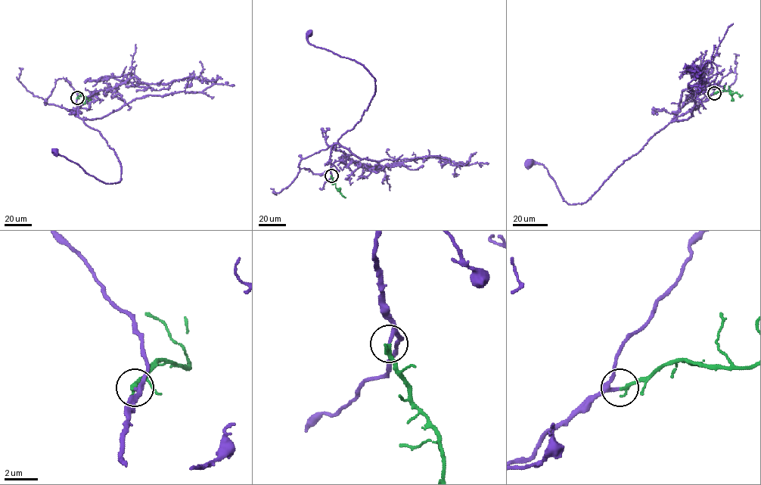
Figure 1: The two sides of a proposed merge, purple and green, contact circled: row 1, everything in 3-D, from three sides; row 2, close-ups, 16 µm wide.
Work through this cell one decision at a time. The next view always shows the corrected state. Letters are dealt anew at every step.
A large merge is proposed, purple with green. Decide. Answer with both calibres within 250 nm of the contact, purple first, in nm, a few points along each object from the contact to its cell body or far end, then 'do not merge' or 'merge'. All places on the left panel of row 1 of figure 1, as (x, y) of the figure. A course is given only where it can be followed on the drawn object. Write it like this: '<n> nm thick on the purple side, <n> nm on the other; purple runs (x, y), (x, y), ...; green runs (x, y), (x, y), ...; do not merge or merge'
170 nm thick on the purple side, 260 nm on the other; purple runs (77, 97), (76, 115), (97, 129), (114, 150), (120, 180), (106, 183), (97, 179), (56, 150); green runs (77, 97), (82, 95), (89, 101), (91, 99); merge

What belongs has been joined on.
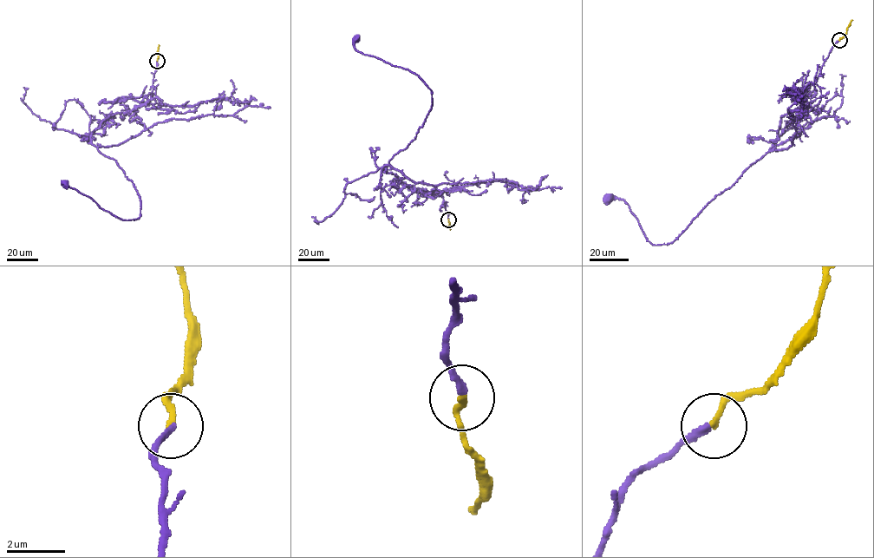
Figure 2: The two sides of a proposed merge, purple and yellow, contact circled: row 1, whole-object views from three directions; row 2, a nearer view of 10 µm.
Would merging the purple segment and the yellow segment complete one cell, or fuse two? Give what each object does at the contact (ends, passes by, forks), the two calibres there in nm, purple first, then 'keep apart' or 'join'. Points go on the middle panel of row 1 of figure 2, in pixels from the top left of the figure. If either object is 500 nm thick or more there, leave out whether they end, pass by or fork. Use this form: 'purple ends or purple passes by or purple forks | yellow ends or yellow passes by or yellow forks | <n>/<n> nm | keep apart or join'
purple ends | yellow ends | 200/180 nm | join

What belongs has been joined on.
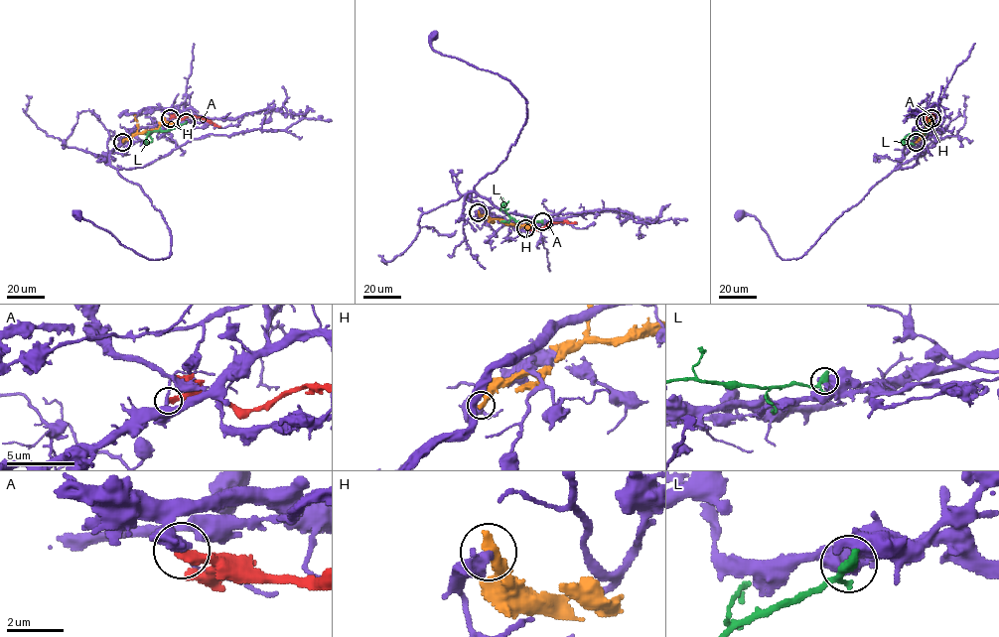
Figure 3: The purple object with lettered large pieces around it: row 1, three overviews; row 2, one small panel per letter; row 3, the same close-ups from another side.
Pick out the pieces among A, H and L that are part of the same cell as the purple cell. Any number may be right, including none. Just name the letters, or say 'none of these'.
none of these

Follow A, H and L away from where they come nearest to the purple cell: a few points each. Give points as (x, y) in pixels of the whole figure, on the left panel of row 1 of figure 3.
A: (170, 117), (195, 115), (219, 127)
H: (122, 142), (136, 133), (156, 129), (163, 122), (177, 124)
L: (186, 122), (169, 130), (152, 131), (144, 145)

